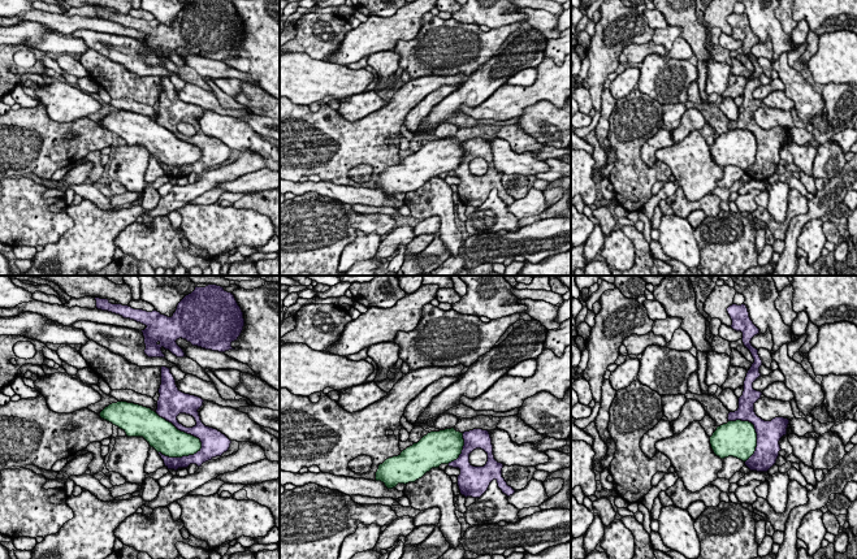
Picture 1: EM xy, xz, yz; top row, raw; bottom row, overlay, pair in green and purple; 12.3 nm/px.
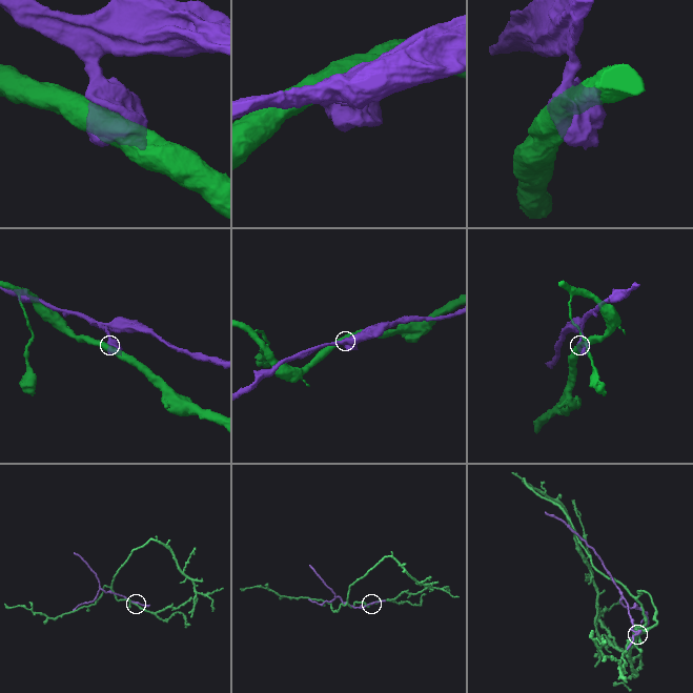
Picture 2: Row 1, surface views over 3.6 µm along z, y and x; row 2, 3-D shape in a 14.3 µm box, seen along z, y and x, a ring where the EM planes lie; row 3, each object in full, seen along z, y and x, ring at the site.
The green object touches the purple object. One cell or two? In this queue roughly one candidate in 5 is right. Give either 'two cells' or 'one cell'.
two cells

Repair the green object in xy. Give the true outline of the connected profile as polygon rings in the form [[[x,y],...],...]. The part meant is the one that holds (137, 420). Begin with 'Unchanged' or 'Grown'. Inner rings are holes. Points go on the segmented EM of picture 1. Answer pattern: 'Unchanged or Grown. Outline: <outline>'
Unchanged. Outline: [[[117,402],[105,407],[100,417],[122,429],[127,437],[143,437],[151,447],[169,458],[194,455],[202,448],[199,438],[178,430],[151,408]]]

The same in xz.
Unchanged. Outline: [[[454,428],[430,432],[398,456],[389,458],[380,464],[376,481],[384,482],[388,489],[398,484],[415,482],[432,468],[456,460],[463,446],[463,433]]]

